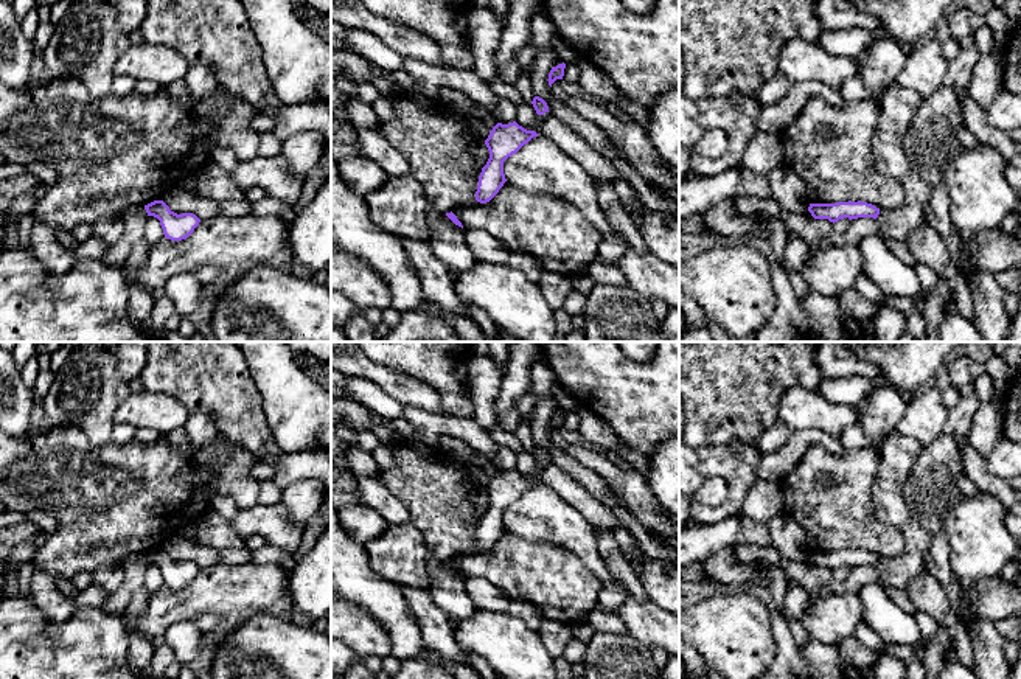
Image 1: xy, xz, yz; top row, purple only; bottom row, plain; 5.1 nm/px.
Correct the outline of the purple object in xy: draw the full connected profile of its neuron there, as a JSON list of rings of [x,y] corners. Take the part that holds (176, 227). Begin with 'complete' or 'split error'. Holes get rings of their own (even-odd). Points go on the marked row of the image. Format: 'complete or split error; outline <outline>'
complete; outline [[[154,200],[145,205],[145,210],[148,216],[154,216],[160,221],[165,238],[171,241],[186,239],[200,222],[193,213],[177,214],[171,211],[163,200]]]

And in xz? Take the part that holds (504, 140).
complete; outline [[[516,121],[508,124],[497,123],[490,131],[488,138],[485,140],[490,151],[490,158],[479,176],[476,191],[477,202],[486,204],[499,193],[507,182],[504,174],[504,162],[538,135],[539,134],[535,131],[524,129]]]

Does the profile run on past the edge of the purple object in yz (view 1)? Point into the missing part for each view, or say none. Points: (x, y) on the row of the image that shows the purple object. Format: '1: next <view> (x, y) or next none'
1: next none

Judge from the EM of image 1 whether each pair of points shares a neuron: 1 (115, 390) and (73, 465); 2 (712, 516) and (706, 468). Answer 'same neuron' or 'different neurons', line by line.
1: different neurons
2: same neuron

